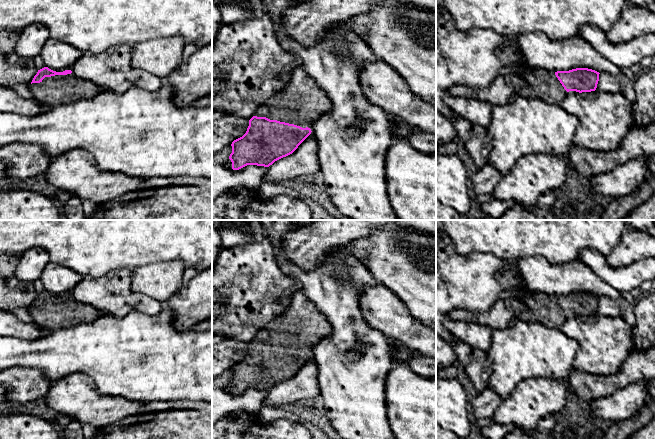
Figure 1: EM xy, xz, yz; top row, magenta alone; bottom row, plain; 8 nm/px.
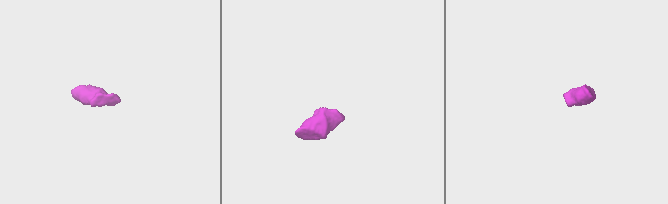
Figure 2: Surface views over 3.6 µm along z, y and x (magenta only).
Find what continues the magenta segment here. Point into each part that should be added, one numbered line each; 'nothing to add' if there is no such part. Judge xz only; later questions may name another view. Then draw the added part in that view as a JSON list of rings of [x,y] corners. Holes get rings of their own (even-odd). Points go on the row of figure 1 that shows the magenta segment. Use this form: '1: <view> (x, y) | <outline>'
1: xz (301, 102) | [[[293,66],[285,77],[284,87],[272,92],[265,104],[256,111],[255,116],[310,128],[322,114],[328,112],[331,101],[301,66]]]

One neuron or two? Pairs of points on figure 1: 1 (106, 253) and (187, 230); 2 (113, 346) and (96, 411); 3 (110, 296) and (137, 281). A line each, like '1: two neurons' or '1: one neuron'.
1: one neuron
2: two neurons
3: two neurons

